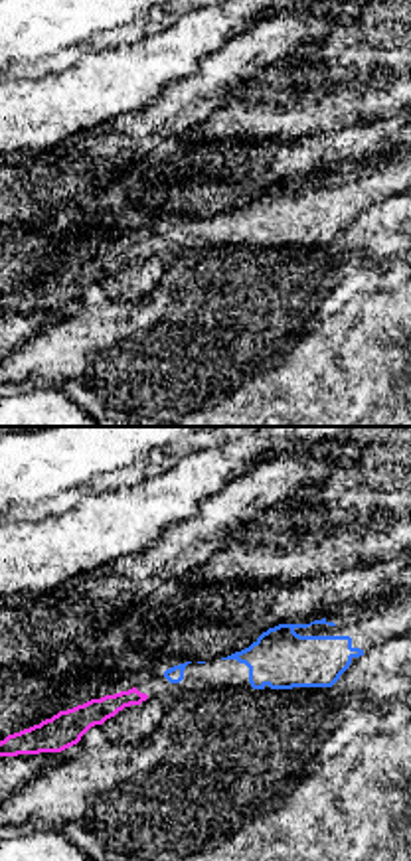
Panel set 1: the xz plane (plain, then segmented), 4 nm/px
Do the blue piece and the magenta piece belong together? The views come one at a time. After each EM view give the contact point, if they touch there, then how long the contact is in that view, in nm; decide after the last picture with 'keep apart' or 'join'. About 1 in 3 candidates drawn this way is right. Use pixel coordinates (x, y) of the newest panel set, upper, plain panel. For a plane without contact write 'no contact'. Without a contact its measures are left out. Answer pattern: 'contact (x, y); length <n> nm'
no contact

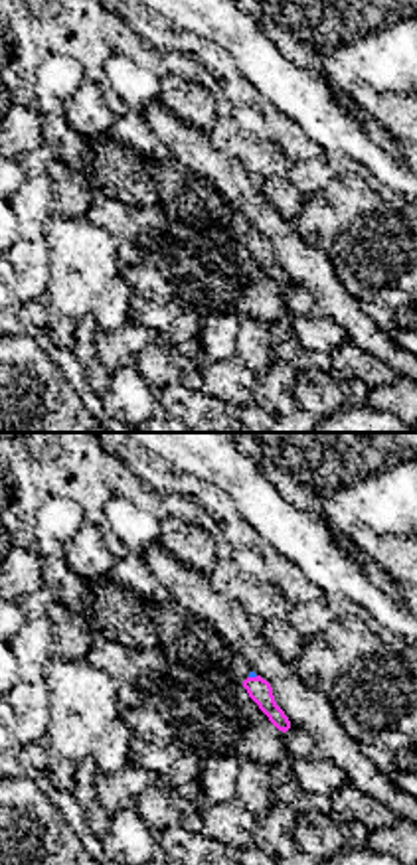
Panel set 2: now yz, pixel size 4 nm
contact (253, 234); length 40 nm

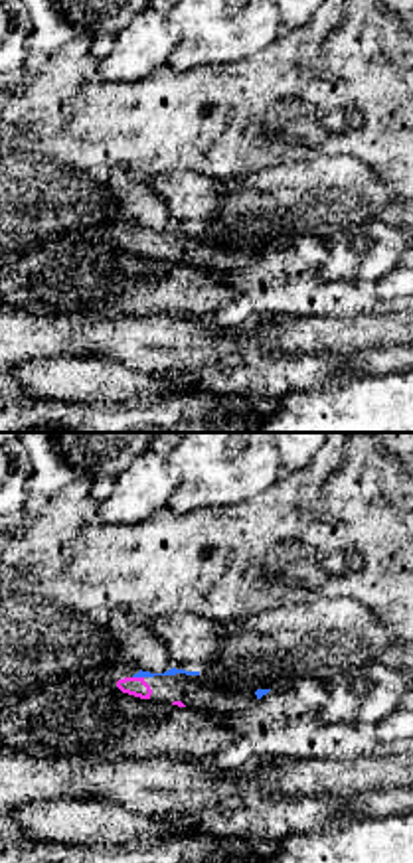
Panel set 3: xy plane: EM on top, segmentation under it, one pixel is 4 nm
contact (139, 234); length 50 nm

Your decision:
join

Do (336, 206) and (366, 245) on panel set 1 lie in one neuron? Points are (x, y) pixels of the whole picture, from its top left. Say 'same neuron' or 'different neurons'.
different neurons

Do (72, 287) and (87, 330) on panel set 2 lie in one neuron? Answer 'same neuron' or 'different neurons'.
different neurons

